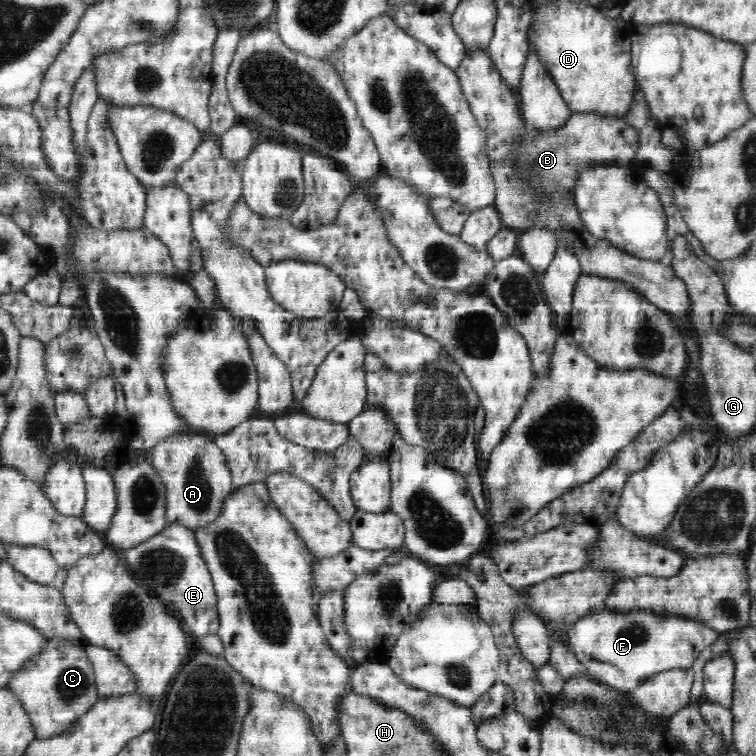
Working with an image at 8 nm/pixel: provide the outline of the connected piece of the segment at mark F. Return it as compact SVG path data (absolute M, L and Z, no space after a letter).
M596 610L578 619L566 632L566 642L577 660L590 672L594 681L608 685L619 692L630 692L656 674L675 669L688 669L707 646L718 640L719 632L687 617L661 616L653 612L612 612Z

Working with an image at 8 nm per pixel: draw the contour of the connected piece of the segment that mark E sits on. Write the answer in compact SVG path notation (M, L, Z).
M168 523L166 528L154 534L152 538L142 541L138 546L122 549L121 554L132 577L140 586L144 586L147 592L164 601L183 621L185 630L190 630L190 634L197 637L198 641L204 635L217 634L220 624L218 597L192 529Z

